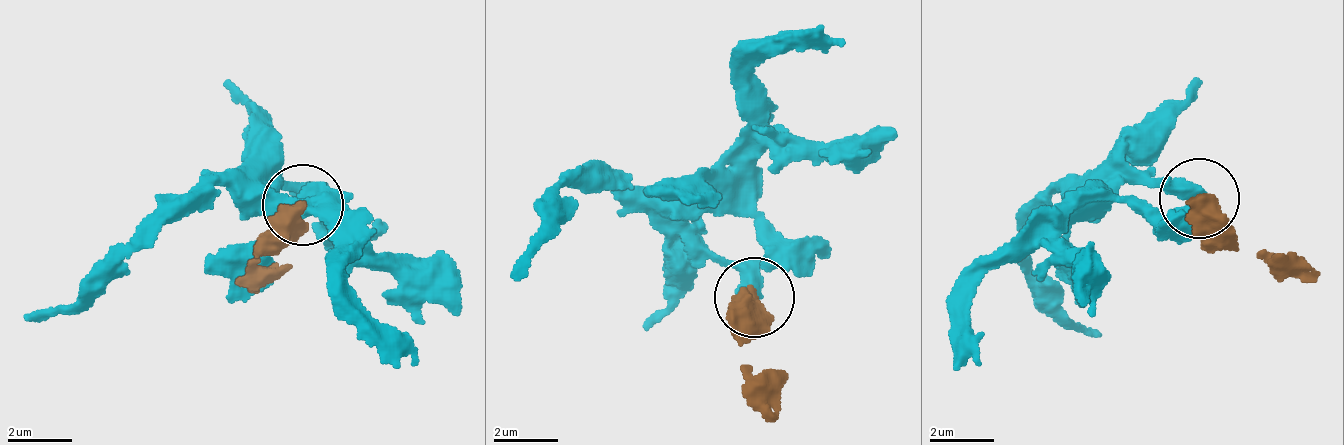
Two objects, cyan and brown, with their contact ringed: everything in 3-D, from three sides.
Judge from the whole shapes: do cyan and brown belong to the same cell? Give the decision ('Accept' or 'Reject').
Accept

